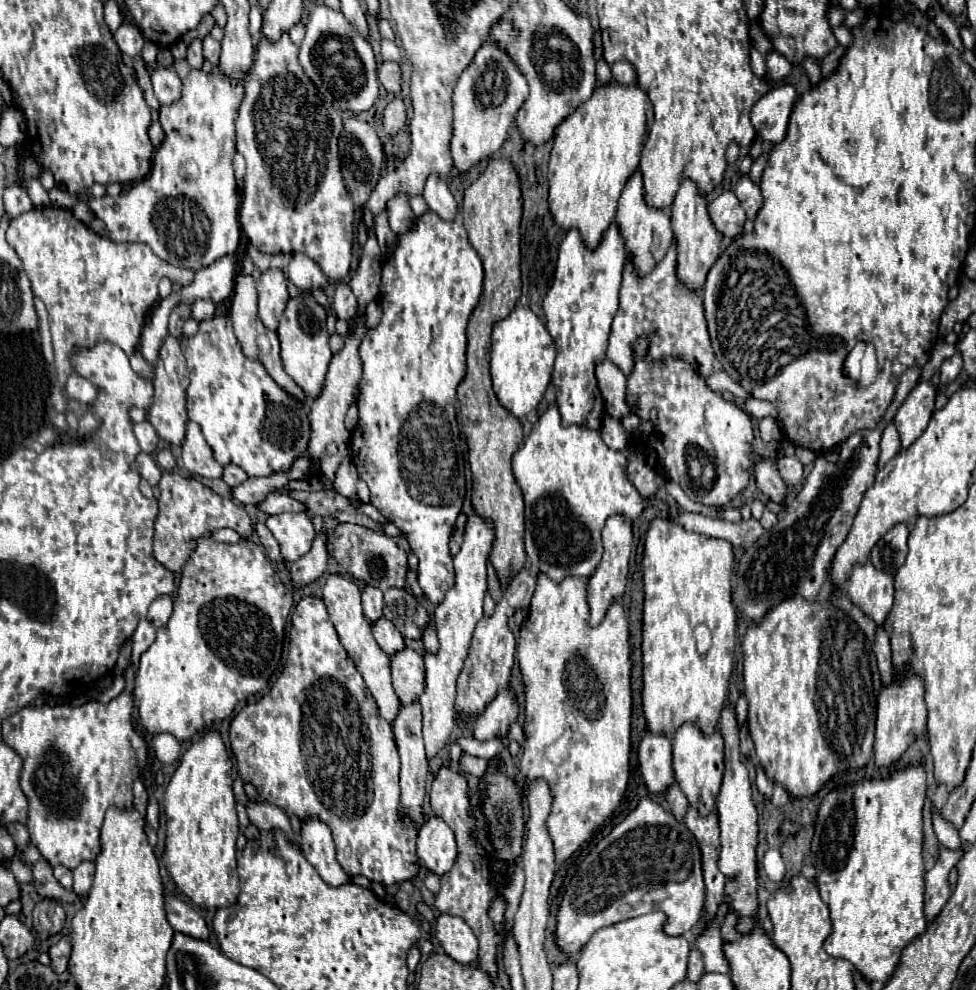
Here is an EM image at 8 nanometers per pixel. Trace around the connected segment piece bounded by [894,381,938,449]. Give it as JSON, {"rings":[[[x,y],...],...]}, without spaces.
{"rings":[[[920,381],[898,409],[894,425],[900,433],[902,449],[908,449],[908,445],[912,445],[912,441],[916,441],[928,427],[932,411],[936,409],[936,397],[938,387],[932,381]]]}

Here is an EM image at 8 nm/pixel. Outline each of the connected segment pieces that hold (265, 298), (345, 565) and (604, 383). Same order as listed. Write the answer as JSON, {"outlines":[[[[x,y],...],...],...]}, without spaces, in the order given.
{"outlines":[[[[270,269],[262,273],[258,281],[258,315],[270,331],[278,329],[278,323],[286,309],[288,299],[290,297],[286,291],[284,273],[278,269]]],[[[338,525],[332,537],[334,545],[334,559],[342,567],[342,573],[350,575],[364,585],[376,587],[380,591],[388,591],[392,587],[406,589],[406,575],[408,575],[408,555],[386,535],[378,535],[370,529],[358,525]]],[[[596,361],[596,381],[608,415],[614,419],[630,415],[630,409],[626,407],[626,375],[612,365],[612,361]]]]}

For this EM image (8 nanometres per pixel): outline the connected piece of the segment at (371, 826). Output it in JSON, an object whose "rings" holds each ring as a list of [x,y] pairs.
{"rings":[[[304,597],[296,605],[288,663],[270,693],[258,703],[246,705],[232,719],[230,747],[238,761],[240,779],[252,783],[266,803],[280,807],[286,815],[294,815],[300,821],[318,819],[330,827],[336,843],[336,859],[346,875],[364,875],[368,881],[378,881],[384,887],[418,875],[416,829],[412,837],[406,831],[412,827],[404,827],[398,819],[400,757],[392,727],[378,715],[376,701],[354,661],[340,645],[322,599]]]}

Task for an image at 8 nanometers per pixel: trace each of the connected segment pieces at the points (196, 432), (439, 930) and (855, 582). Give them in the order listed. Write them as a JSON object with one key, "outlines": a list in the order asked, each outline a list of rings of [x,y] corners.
{"outlines":[[[[188,421],[186,427],[186,437],[182,443],[182,461],[192,475],[222,477],[222,465],[214,459],[200,425],[194,421]]],[[[440,915],[436,921],[436,937],[444,951],[462,965],[476,965],[478,961],[478,939],[472,929],[452,915]]],[[[870,561],[856,563],[846,593],[854,605],[874,619],[874,623],[882,625],[894,605],[894,575],[876,571]]]]}

